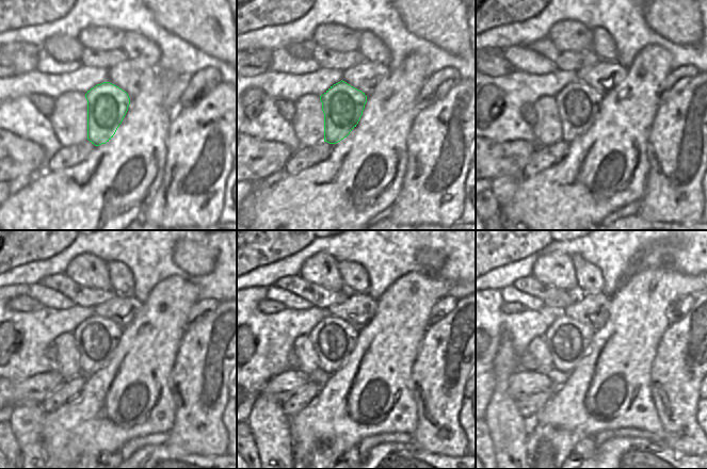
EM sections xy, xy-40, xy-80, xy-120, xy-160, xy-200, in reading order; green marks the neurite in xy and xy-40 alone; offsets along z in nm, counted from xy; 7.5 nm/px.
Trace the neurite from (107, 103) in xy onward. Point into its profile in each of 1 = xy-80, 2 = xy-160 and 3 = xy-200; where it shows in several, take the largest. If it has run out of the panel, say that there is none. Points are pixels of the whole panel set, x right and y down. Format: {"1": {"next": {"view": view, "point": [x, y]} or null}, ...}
{"1": {"next": {"view": "xy-80", "point": [578, 103]}}, "2": {"next": {"view": "xy-160", "point": [333, 339]}}, "3": {"next": {"view": "xy-200", "point": [568, 340]}}}

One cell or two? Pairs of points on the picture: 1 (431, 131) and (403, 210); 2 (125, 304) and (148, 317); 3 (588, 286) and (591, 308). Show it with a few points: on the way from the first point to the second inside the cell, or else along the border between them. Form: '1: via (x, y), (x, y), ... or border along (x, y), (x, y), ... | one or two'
1: via (431, 150), (431, 168), (422, 182), (422, 191) | one
2: border along (143, 304), (138, 314), (123, 329) | two
3: border along (603, 290), (582, 293) | two

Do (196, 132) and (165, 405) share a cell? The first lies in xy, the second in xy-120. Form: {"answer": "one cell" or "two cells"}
{"answer": "two cells"}

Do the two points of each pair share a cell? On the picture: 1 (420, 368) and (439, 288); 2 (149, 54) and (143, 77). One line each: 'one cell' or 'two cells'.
1: two cells
2: two cells

